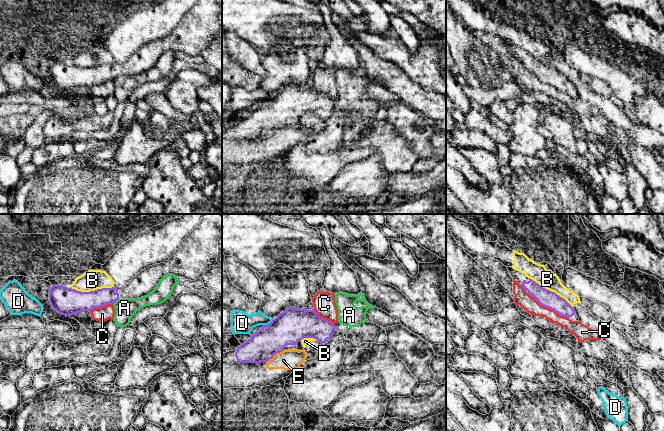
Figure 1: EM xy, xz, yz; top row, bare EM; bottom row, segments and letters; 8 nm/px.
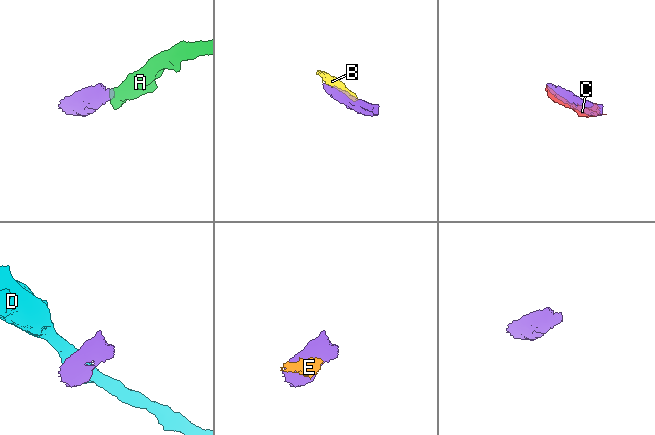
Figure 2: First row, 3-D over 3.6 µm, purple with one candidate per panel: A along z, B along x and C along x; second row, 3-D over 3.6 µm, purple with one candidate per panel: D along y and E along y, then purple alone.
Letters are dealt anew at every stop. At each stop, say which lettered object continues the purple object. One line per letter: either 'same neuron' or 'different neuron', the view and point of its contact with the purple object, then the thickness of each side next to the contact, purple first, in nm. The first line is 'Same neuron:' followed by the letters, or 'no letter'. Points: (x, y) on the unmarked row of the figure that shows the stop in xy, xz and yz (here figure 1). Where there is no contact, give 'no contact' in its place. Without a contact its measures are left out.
Same neuron: no letter
A: different neuron; meets purple in xy at (115, 77); 160 nm thick on the purple side, 160 nm on the other
B: different neuron; meets purple in yz at (551, 67); 140 nm thick on the purple side, 150 nm on the other
C: different neuron; meets purple in yz at (548, 83); 140 nm thick on the purple side, 120 nm on the other
D: different neuron; meets purple in xz at (268, 100); 280 nm thick on the purple side, 180 nm on the other
E: different neuron; meets purple in xz at (276, 129); 280 nm thick on the purple side, 160 nm on the other

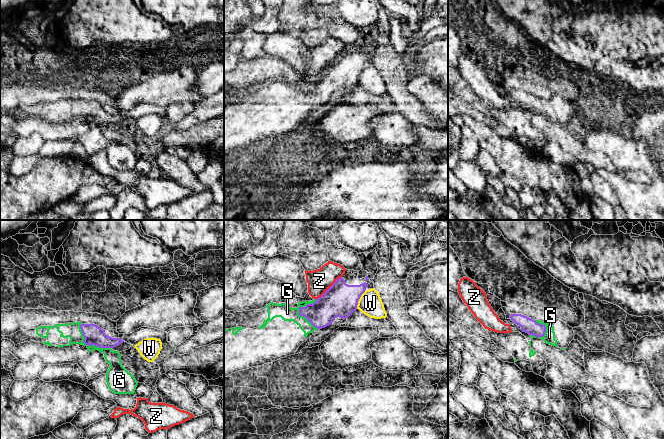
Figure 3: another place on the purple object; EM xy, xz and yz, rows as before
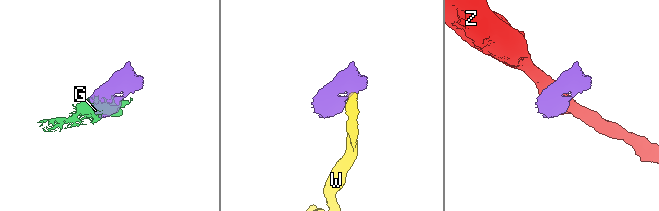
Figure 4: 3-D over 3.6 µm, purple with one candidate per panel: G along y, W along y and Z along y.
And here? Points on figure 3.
Same neuron: G
G: same neuron; meets purple in xz at (299, 88); 220 nm thick on the purple side, 120 nm on the other
W: different neuron; meets purple in xz at (358, 76); 280 nm thick on the purple side, 190 nm on the other
Z: different neuron; meets purple in xz at (329, 64); 280 nm thick on the purple side, 190 nm on the other

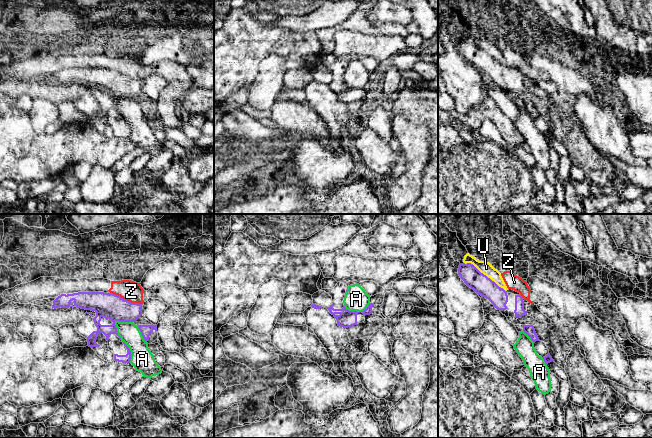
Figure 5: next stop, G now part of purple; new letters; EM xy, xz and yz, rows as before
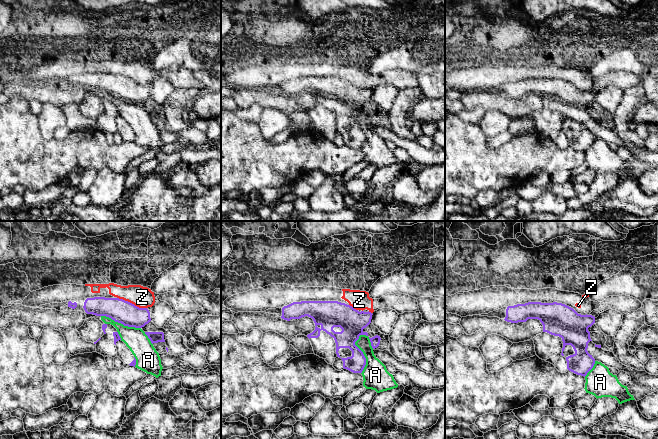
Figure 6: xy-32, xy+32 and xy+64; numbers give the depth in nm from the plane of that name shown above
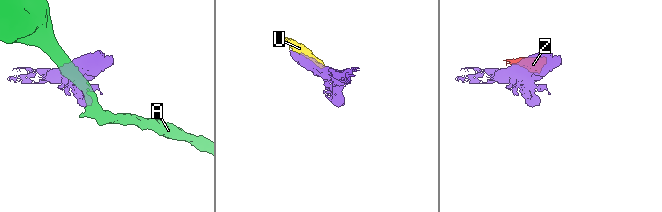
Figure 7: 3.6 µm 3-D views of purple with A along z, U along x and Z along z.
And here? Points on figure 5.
Same neuron: no letter
A: different neuron; meets purple in xy at (114, 98); 200 nm thick on the purple side, 160 nm on the other
U: different neuron; meets purple in yz at (485, 51); 160 nm thick on the purple side, 100 nm on the other
Z: different neuron; meets purple in xy at (126, 76); 200 nm thick on the purple side, 160 nm on the other

